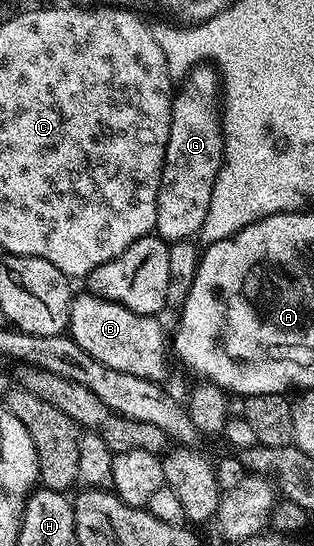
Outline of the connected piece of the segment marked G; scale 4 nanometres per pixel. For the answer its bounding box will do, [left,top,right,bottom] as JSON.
[155,63,224,241]

